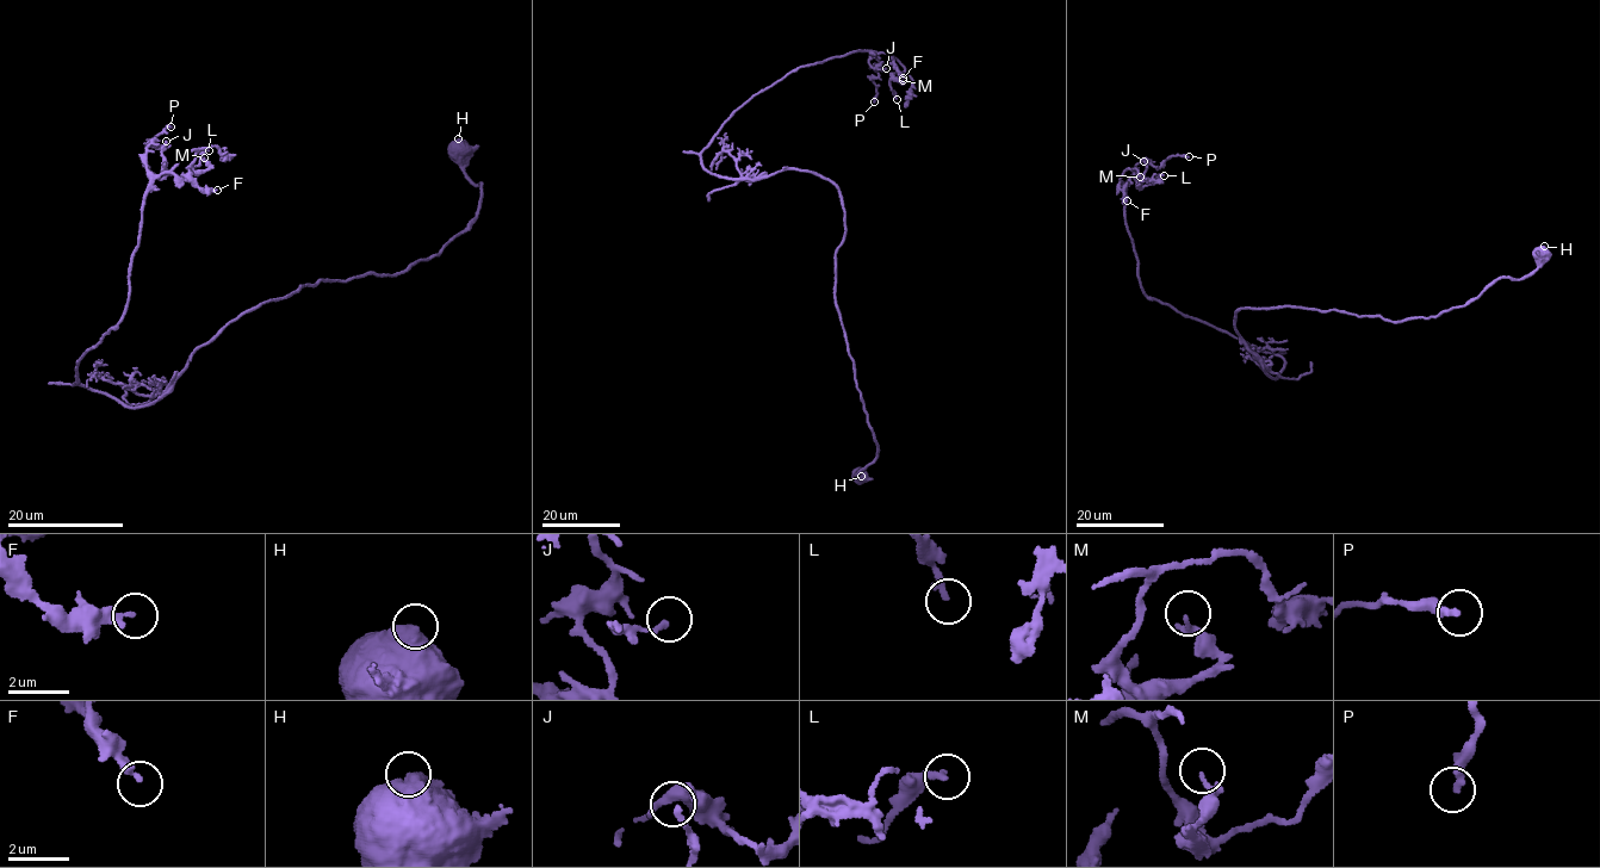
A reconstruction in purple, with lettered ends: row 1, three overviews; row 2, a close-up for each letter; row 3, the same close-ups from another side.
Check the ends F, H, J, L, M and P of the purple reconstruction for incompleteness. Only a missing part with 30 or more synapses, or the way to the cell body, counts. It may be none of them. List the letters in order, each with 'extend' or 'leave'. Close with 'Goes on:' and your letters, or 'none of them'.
F: leave
H: leave
J: leave
L: leave
M: leave
P: leave
Goes on: none of them

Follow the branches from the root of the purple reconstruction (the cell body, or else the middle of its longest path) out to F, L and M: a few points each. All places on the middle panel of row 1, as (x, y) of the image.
F: (773, 173), (717, 177), (705, 169), (701, 152), (735, 111), (801, 66), (874, 50), (891, 55), (903, 78)
L: (773, 173), (717, 177), (701, 152), (791, 72), (885, 53), (904, 69), (891, 78), (897, 99)
M: (773, 173), (717, 177), (701, 152), (735, 111), (801, 66), (874, 50), (900, 62), (893, 75), (903, 80)

